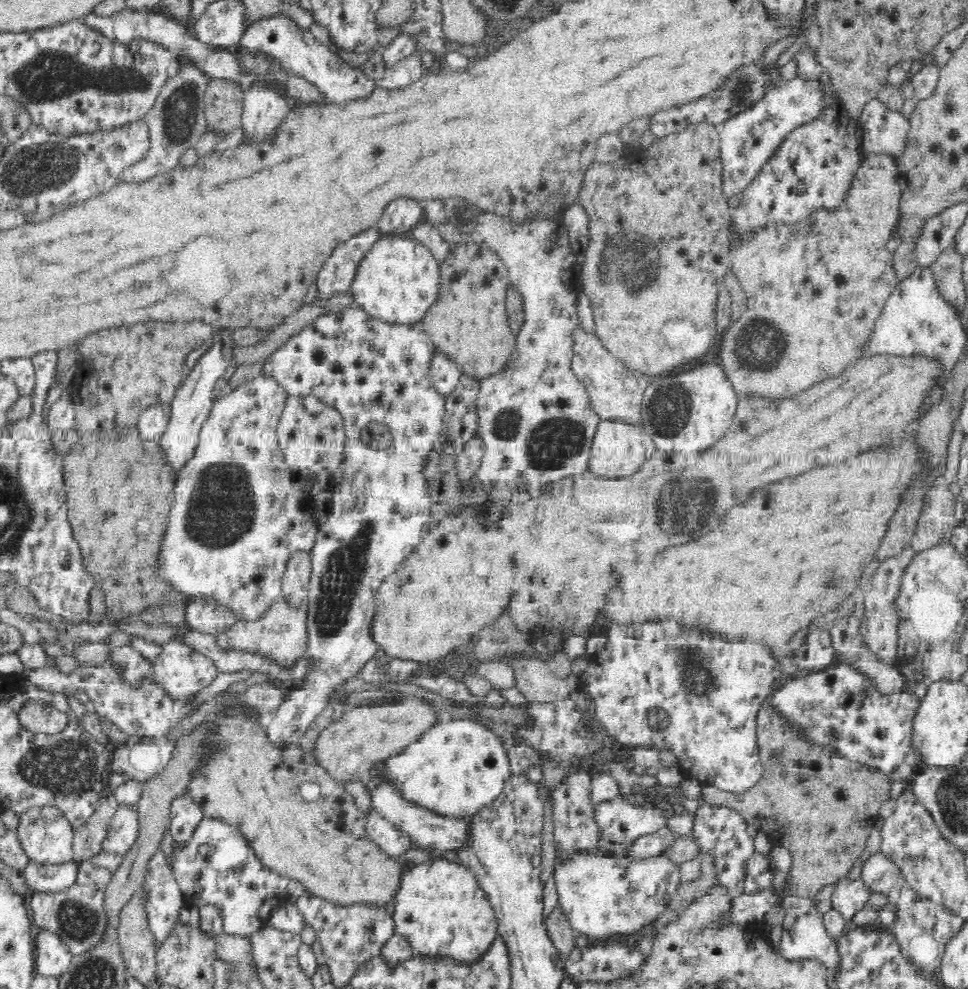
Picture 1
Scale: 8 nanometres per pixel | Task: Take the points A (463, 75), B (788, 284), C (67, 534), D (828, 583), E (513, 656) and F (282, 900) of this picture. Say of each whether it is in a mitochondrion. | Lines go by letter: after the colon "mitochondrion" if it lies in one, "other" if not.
A: other
B: other
C: other
D: mitochondrion
E: other
F: other

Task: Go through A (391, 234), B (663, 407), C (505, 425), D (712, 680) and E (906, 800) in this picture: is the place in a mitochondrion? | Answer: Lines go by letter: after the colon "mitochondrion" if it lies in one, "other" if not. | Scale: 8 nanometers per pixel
A: other
B: mitochondrion
C: mitochondrion
D: mitochondrion
E: other

